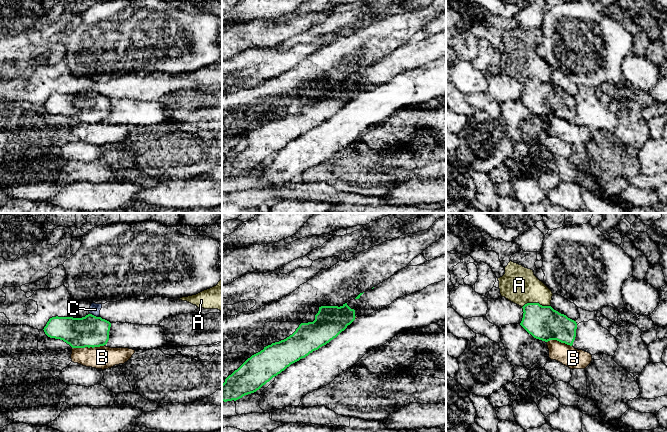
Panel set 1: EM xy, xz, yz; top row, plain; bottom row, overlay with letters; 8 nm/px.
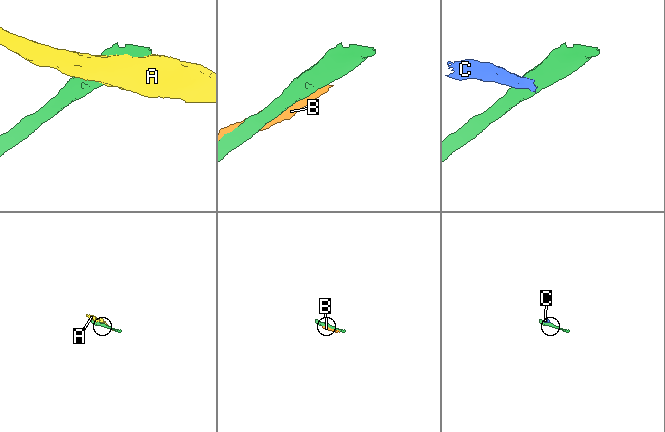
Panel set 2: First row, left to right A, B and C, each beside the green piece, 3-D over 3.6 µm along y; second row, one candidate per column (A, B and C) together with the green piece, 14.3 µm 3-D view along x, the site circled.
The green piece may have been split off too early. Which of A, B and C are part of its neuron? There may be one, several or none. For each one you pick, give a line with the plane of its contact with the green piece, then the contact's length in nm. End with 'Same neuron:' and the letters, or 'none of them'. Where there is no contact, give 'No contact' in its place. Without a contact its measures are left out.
Same neuron: none of them

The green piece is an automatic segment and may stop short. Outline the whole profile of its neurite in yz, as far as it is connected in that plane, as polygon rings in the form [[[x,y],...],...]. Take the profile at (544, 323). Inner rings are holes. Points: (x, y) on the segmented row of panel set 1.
[[[527,303],[523,307],[520,325],[534,338],[548,342],[557,340],[572,346],[576,337],[577,323],[551,306]]]

